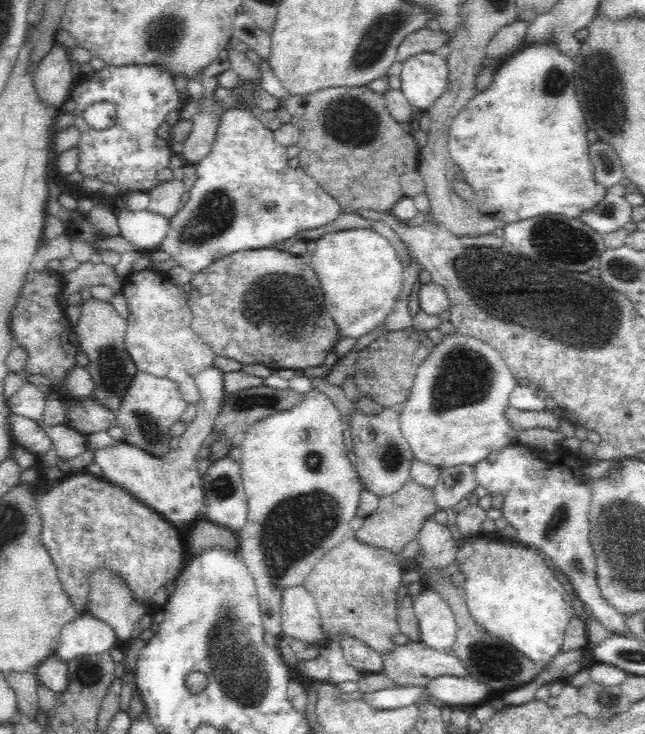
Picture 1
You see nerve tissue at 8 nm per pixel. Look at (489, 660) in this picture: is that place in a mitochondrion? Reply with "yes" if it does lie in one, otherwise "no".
yes

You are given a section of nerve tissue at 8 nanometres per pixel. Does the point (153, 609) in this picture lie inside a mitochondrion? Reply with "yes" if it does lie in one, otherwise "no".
no

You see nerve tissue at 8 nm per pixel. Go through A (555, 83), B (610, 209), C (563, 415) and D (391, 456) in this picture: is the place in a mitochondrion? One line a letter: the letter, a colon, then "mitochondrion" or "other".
A: mitochondrion
B: mitochondrion
C: other
D: mitochondrion

